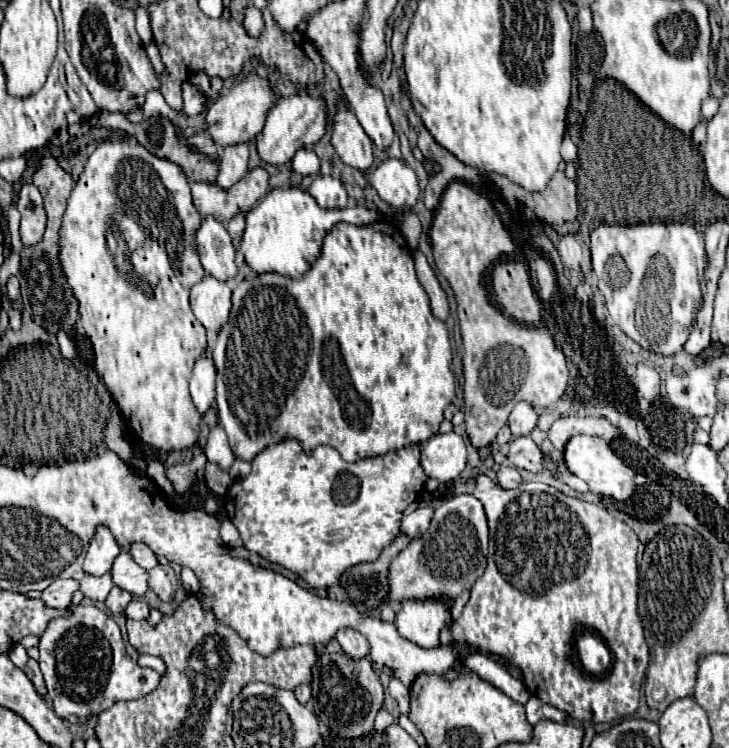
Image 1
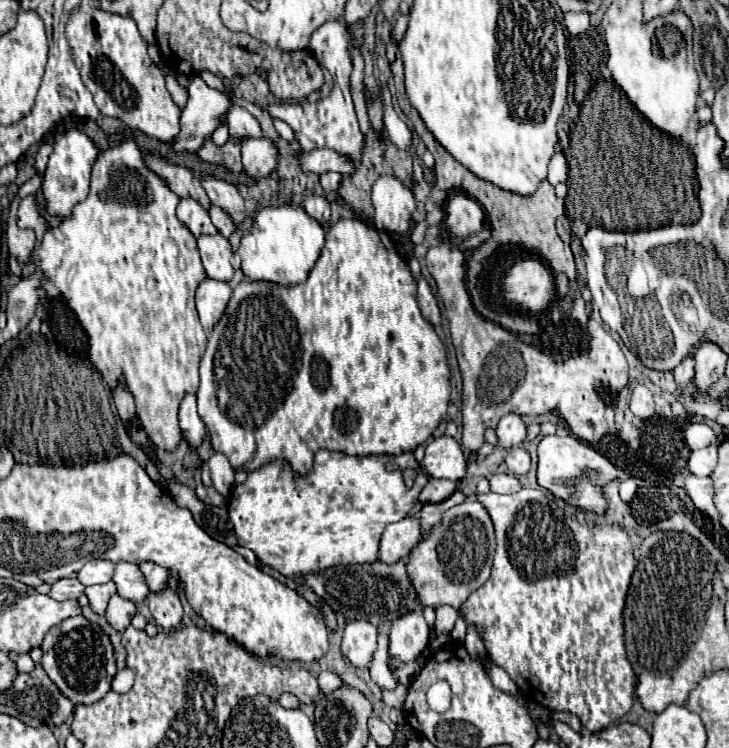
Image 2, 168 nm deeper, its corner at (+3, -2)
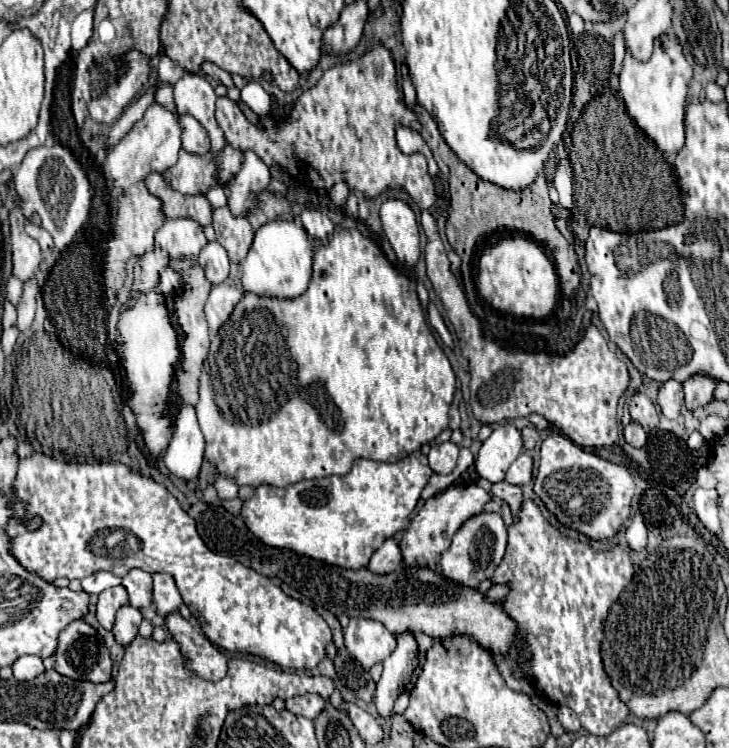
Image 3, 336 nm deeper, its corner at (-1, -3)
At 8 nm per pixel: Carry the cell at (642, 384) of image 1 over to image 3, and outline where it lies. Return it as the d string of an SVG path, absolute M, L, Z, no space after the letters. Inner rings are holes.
M635 392L635 396L631 398L629 414L637 424L643 426L645 432L651 432L659 424L657 408L655 408L655 404L649 400L649 396L645 392Z

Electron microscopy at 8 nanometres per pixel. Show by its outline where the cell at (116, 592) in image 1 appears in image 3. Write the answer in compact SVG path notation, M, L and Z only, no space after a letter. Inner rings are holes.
M121 606L117 610L117 618L115 618L115 626L113 626L113 634L115 634L115 640L123 646L127 646L135 636L137 636L137 630L139 630L139 624L141 624L141 612L133 606Z

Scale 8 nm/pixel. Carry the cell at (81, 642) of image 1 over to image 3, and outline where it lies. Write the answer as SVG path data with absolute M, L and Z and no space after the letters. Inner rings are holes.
M75 620L67 628L63 628L63 634L59 634L59 644L55 652L55 670L73 680L87 680L87 682L103 684L111 680L113 660L109 656L105 640L97 634L97 630L89 626L85 620Z

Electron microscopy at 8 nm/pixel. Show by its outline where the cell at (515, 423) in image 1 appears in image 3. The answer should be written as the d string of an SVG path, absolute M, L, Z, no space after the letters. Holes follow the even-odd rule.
M499 424L483 442L475 460L475 470L481 478L487 478L489 482L499 482L505 478L507 468L521 452L521 432L513 424Z

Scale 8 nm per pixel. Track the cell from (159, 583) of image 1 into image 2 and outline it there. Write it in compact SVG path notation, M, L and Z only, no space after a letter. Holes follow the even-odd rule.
M169 587L163 593L151 593L147 601L157 625L161 625L163 629L175 629L181 625L183 607L179 597Z

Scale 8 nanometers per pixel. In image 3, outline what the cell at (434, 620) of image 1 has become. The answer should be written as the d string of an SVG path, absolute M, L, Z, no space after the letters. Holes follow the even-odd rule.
M397 634L397 646L383 664L385 672L377 682L375 704L381 716L391 716L395 700L405 690L413 670L419 666L419 646L415 634Z

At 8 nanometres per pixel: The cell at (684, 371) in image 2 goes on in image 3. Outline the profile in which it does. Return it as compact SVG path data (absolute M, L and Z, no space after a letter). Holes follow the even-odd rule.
M667 380L659 388L659 398L657 398L661 412L667 418L677 418L683 408L683 384L677 380Z

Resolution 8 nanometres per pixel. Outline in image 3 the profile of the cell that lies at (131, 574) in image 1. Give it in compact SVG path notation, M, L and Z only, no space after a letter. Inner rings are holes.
M133 568L129 570L125 576L123 576L123 582L125 590L129 592L129 604L135 606L135 608L145 608L151 604L151 574L145 572L145 570L139 570L139 568Z

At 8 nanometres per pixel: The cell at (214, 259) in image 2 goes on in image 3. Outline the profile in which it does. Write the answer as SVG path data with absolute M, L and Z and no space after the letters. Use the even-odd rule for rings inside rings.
M217 240L209 242L201 254L199 254L199 264L205 268L205 274L209 278L211 284L221 284L227 280L229 276L229 258L227 258L227 250L223 250L223 246L219 246Z

